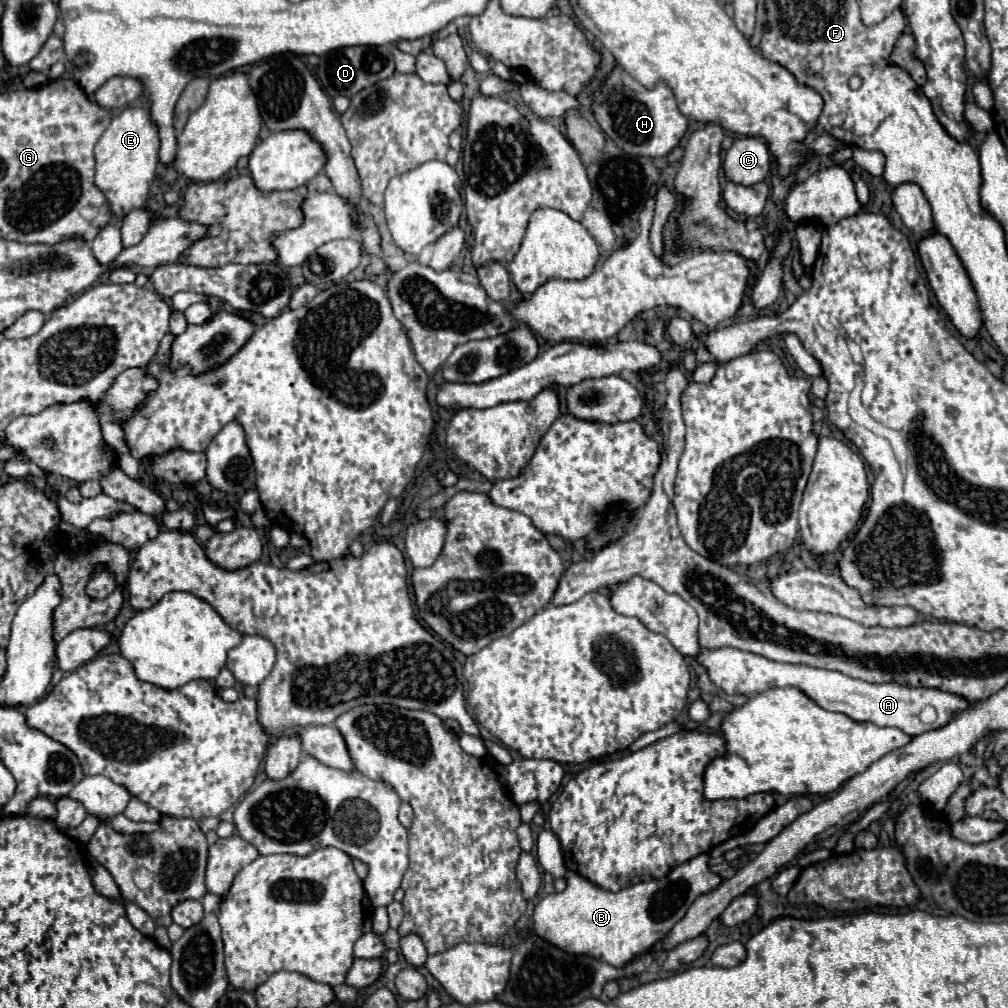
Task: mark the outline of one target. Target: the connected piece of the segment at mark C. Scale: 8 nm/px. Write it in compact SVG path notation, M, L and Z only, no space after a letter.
M741 136L727 150L725 176L731 182L751 186L755 182L765 180L771 168L771 154L765 140L757 136Z

